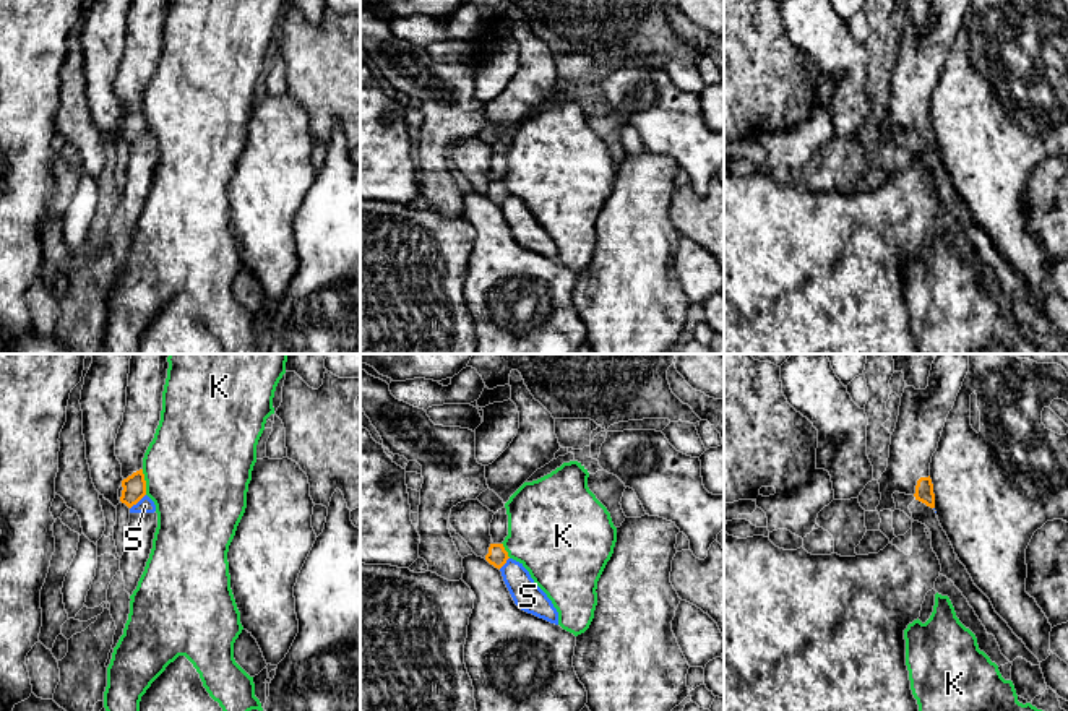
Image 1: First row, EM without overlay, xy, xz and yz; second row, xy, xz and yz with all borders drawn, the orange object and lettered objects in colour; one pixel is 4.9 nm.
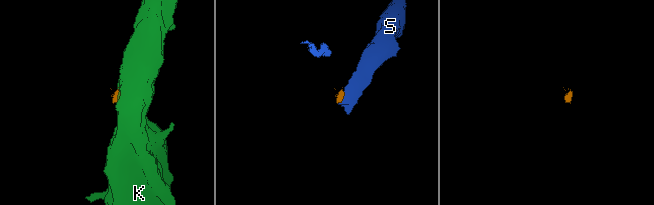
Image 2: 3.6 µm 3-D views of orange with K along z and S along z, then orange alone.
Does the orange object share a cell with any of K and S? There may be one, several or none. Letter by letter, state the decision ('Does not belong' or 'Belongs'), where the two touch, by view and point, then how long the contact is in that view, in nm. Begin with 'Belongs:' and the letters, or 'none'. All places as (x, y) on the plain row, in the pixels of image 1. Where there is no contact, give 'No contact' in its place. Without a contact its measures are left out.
Belongs: none
K: Does not belong. Touches orange at xy (145, 119). Shared border 130 nm
S: Does not belong. Touches orange at xy (137, 138). Shared border 110 nm

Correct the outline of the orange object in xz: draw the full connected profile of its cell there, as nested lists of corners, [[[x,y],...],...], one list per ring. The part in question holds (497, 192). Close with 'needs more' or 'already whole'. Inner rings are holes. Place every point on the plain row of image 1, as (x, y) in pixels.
[[[466,136],[451,144],[450,161],[477,193],[500,206],[510,193],[503,180],[492,179],[490,159],[493,151],[479,136]]]; needs more

